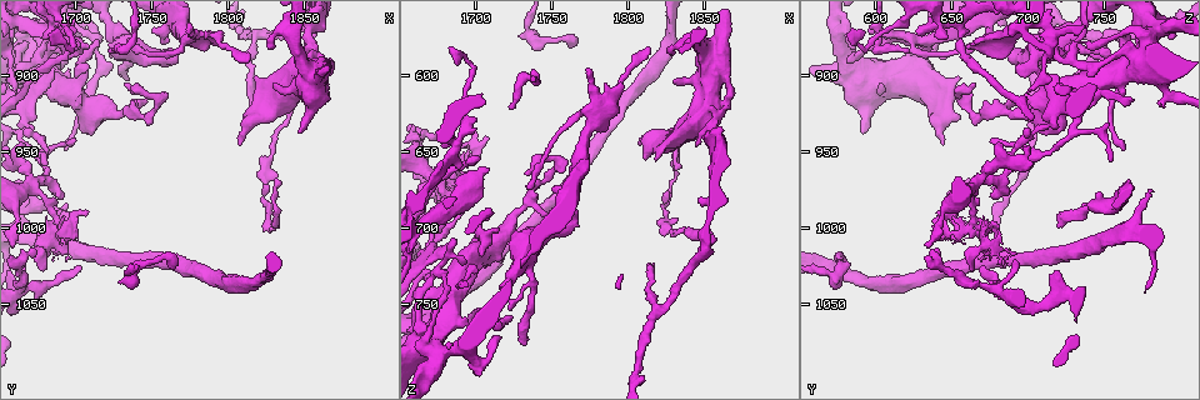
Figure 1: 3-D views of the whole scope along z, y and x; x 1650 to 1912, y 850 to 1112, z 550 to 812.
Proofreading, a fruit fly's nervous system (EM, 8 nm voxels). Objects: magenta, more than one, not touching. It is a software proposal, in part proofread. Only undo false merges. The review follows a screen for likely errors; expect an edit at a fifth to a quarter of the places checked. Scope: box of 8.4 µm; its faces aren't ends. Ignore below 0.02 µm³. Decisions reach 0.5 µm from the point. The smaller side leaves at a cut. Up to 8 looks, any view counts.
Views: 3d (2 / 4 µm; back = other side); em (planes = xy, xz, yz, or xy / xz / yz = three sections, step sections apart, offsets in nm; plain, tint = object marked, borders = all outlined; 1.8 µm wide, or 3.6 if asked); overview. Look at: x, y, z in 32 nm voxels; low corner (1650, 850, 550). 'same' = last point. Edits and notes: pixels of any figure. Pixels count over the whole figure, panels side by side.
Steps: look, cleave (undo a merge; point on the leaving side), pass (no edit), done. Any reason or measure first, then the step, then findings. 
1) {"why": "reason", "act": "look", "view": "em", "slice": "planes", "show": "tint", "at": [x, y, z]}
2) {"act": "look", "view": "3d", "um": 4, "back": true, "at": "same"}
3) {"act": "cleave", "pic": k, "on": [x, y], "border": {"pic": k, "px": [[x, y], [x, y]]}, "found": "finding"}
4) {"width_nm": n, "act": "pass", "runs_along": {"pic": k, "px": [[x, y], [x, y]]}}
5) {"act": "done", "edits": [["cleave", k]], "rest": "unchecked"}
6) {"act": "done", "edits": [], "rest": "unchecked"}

{"why": "narrows sharply", "act": "look", "view": "3d", "um": 2, "at": [1676, 952, 706]}

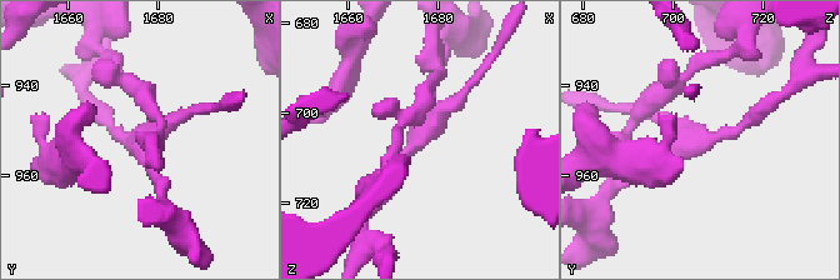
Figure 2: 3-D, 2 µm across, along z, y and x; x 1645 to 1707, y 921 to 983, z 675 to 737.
{"act": "look", "view": "em", "slice": "xy", "step": 8, "show": "tint", "at": [1676, 953, 706]}

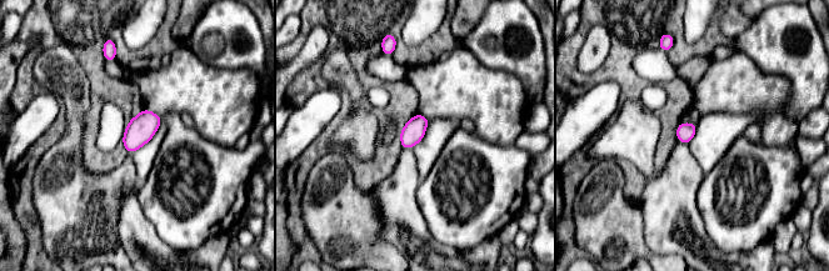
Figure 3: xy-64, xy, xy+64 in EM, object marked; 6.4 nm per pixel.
{"act": "look", "view": "em", "slice": "planes", "show": "tint", "at": "same"}

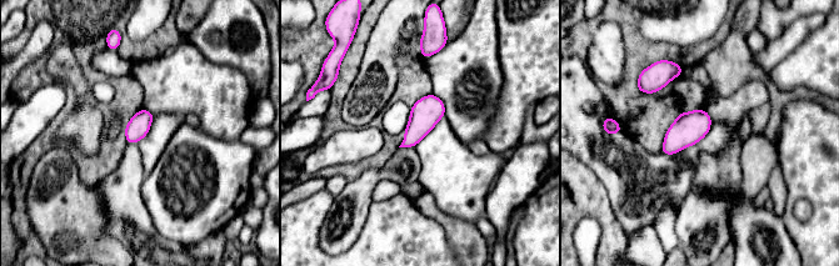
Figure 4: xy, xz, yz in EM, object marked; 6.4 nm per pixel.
{"act": "pass", "found": "continuous, no second cell"}

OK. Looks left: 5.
{"why": "narrows sharply", "act": "look", "view": "3d", "um": 4, "at": [1702, 880, 660]}

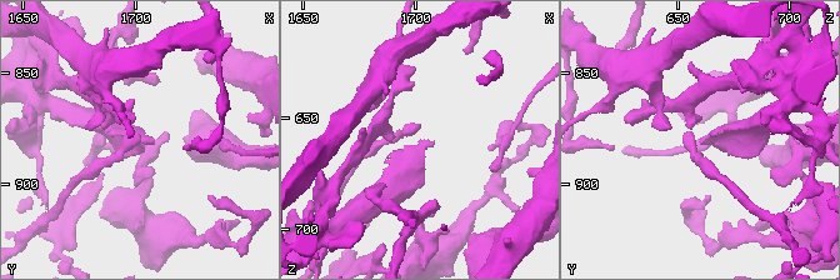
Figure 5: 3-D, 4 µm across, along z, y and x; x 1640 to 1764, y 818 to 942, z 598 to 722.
{"why": "shape alone is not enough", "act": "look", "view": "em", "slice": "planes", "show": "tint", "at": [1701, 880, 659]}

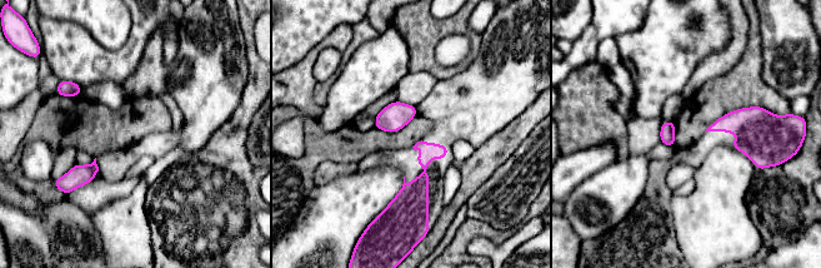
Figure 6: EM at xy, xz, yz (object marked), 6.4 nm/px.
{"width_nm": 100, "act": "pass", "found": "one cell here"}

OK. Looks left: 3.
{"why": "looks like a crossing", "act": "look", "view": "em", "um": 3.6, "slice": "planes", "show": "tint", "at": [1670, 882, 778]}

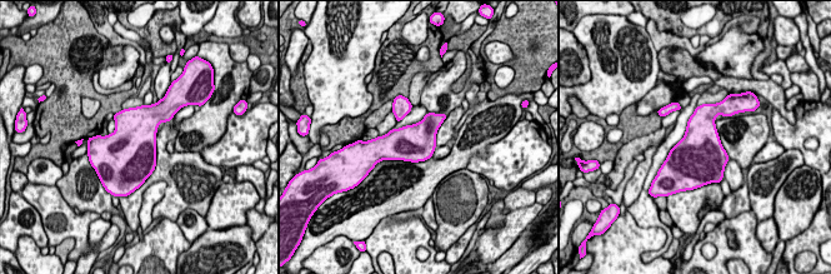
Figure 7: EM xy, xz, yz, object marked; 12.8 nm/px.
{"act": "pass", "found": "all the same cell"}

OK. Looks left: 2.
{"act": "done", "edits": [], "rest": "unchecked"}

